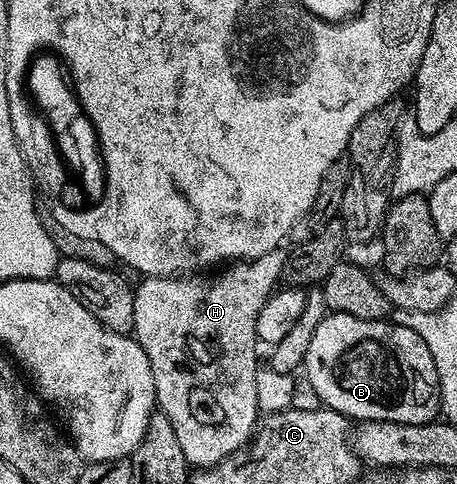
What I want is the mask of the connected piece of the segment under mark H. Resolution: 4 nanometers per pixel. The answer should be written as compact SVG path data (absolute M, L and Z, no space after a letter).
M277 248L251 260L237 261L221 269L224 270L221 274L144 278L141 286L135 287L134 337L142 352L146 352L154 372L159 413L166 415L170 424L174 424L178 448L182 450L182 456L189 467L213 466L237 450L243 450L258 425L258 312L262 312L262 304L266 304L281 281L285 257L285 251Z

